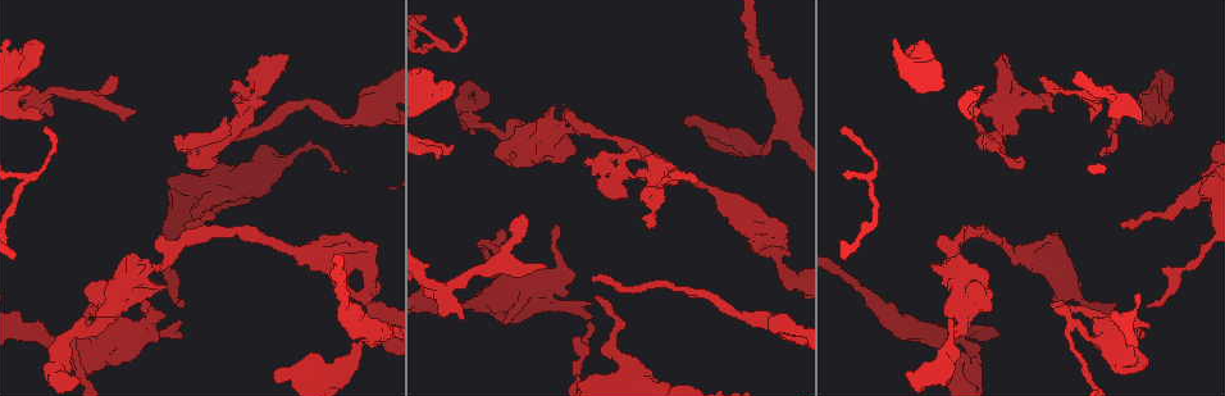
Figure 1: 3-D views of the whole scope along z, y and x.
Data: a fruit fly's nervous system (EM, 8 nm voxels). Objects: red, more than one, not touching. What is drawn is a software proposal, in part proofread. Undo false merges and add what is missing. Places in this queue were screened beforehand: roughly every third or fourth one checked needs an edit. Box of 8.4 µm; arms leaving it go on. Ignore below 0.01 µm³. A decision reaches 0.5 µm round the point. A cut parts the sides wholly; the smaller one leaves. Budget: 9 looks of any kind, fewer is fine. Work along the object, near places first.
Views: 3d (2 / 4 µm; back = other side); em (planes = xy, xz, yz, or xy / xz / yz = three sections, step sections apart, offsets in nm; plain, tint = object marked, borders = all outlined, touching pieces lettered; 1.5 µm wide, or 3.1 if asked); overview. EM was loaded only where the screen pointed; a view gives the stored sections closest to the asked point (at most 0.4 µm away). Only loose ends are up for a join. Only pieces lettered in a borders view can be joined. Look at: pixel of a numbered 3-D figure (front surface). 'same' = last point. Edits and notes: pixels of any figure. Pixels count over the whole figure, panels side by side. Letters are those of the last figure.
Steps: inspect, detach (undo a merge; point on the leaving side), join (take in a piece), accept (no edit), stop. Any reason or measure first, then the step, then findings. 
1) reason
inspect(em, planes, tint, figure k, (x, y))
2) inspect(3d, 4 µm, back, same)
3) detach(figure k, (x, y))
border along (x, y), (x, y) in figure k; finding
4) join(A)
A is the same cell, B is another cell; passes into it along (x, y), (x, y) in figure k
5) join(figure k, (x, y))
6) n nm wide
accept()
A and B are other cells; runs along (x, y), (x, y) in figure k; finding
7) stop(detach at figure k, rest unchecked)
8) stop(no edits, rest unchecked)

an open end
inspect(em, planes, borders, figure 1, (1007, 58))

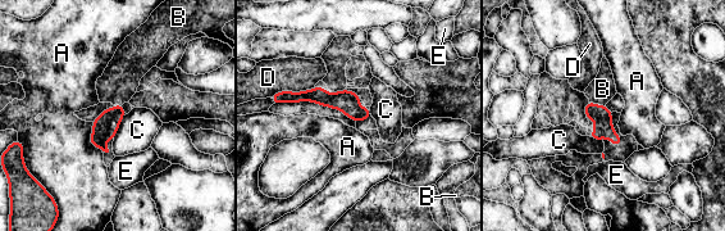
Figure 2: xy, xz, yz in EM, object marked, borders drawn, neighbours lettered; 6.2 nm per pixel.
join(B)
B is the same cell, A, C, D and E are other cells; passes into it along (602, 128), (597, 104), (602, 89) in figure 2; it goes on there

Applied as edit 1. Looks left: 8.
thin end
inspect(em, planes, plain, figure 1, (1121, 224))

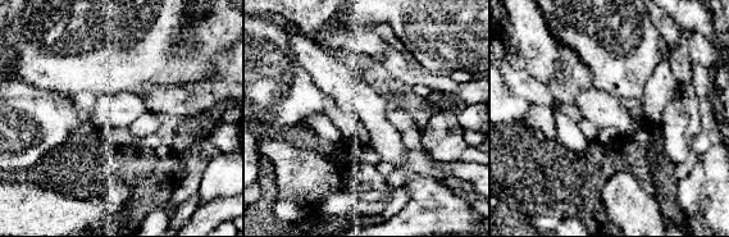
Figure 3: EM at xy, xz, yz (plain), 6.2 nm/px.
inspect(em, planes, borders, same)

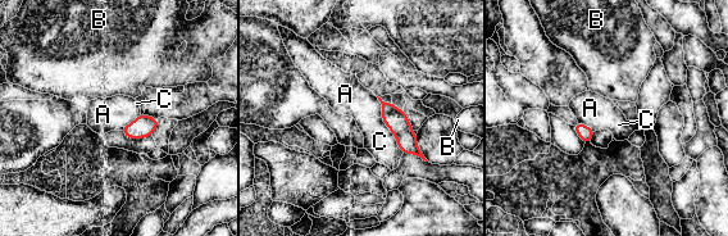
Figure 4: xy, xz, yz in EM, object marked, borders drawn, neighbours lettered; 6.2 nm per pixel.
accept()
A, B and C are other cells; border along (376, 96), (381, 104), (382, 117) in figure 4; none of them fits

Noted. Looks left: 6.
thin end
inspect(3d, 2 µm, figure 1, (524, 220))

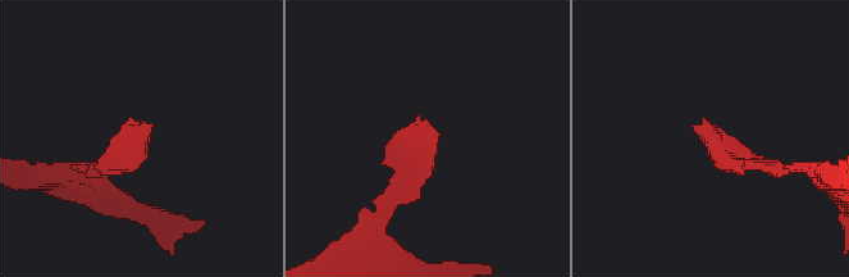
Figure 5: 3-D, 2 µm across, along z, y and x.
inspect(em, planes, borders, figure 5, (708, 121))

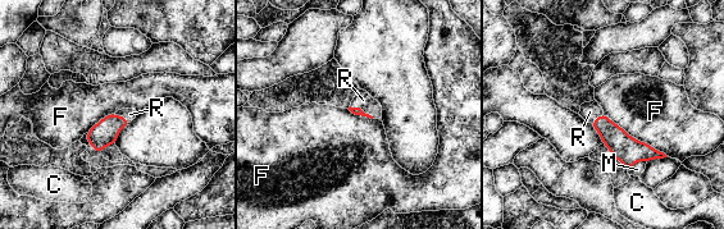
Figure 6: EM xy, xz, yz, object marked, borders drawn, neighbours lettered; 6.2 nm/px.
F touches over 480 nm
join(R)
R is the same cell, C, F and M are other cells; the neuron continues

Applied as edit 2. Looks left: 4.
inspect(overview)

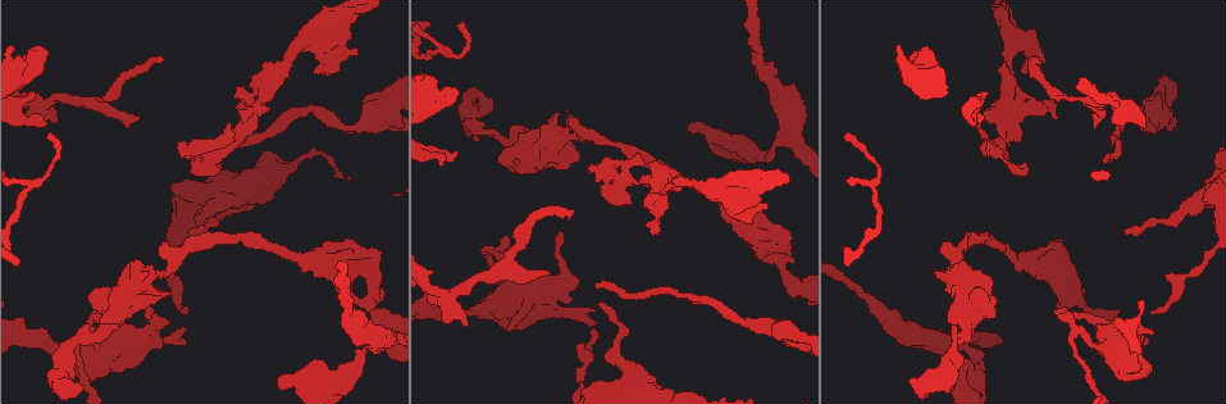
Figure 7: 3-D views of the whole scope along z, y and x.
thick end
inspect(3d, 4 µm, back, figure 7, (450, 102))

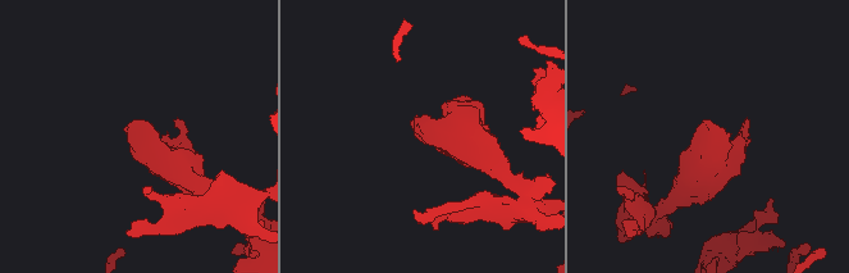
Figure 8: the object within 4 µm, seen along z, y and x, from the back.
need the tissue
inspect(em, planes, plain, figure 8, (710, 122))

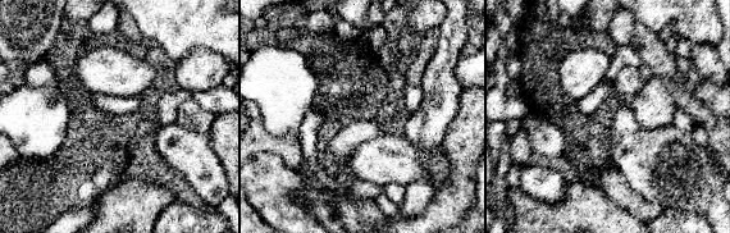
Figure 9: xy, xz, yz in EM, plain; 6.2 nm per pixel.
inspect(em, planes, borders, same)

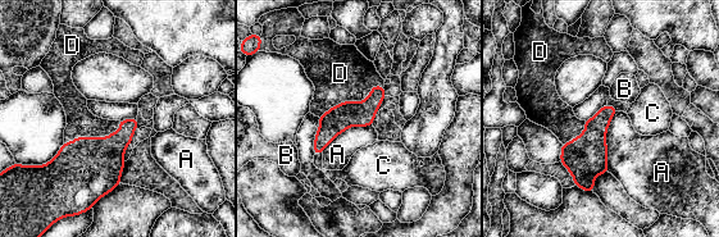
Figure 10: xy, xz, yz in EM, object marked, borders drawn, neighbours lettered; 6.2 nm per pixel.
join(D)
D is the same cell, A, B and C are other cells; passes into it along (337, 119), (353, 101), (340, 73) in figure 10; it goes on there

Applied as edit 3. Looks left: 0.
stop(join at figure 2, join at figure 6, join at figure 10, rest unchecked)

